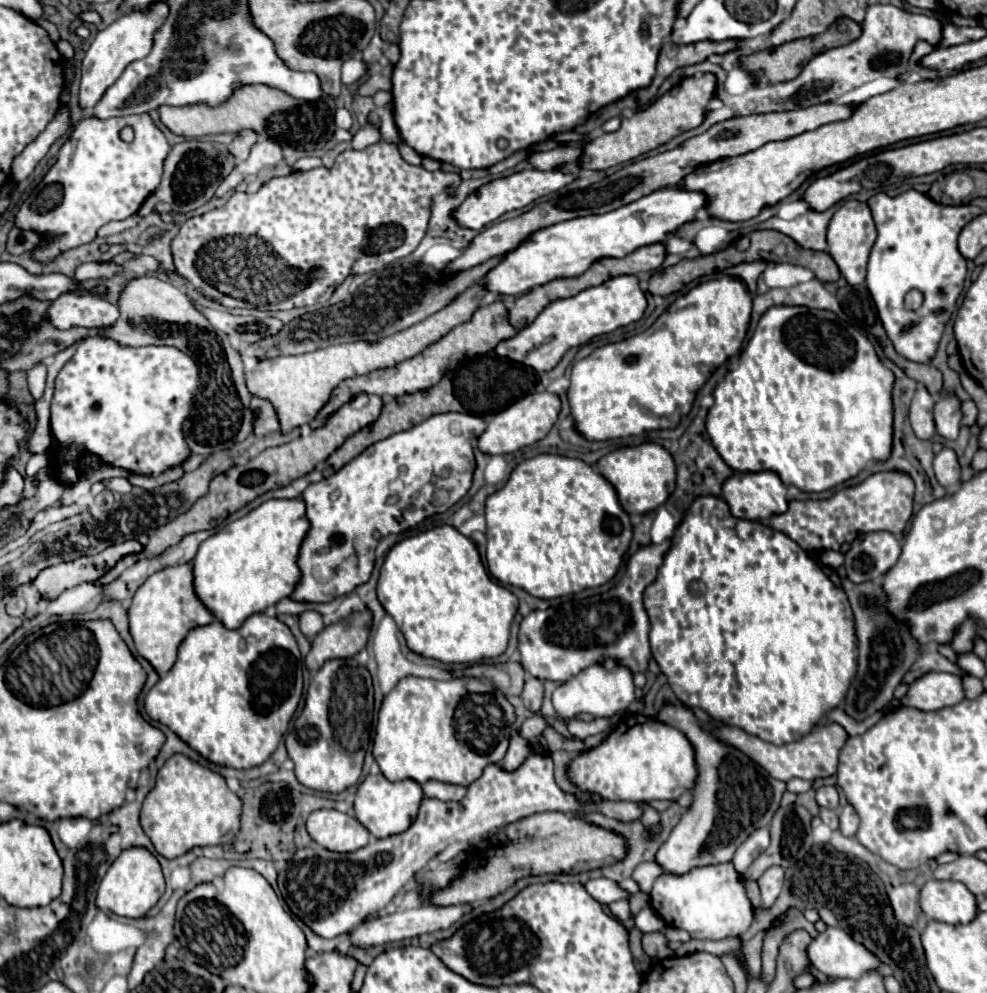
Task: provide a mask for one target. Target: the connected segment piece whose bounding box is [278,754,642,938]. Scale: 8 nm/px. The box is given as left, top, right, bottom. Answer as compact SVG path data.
M548 754L530 756L516 772L508 774L492 764L484 774L468 788L460 802L428 800L420 802L418 818L412 826L396 836L374 840L364 848L348 854L330 852L322 846L308 846L296 850L288 860L288 866L278 876L278 888L288 904L290 912L298 916L314 934L322 938L336 938L354 930L368 916L380 912L390 900L424 868L438 852L454 842L478 842L482 836L502 830L506 824L514 824L538 812L602 812L616 820L634 820L642 816L636 802L610 802L610 800L584 800L576 794L564 792L552 774L552 758Z

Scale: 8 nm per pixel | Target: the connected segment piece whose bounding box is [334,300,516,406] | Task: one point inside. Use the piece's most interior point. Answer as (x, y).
(423, 371)

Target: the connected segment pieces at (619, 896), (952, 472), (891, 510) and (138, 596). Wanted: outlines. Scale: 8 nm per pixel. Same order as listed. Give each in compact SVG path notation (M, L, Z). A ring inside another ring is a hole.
M608 878L590 880L584 888L586 888L586 892L588 892L594 900L598 900L600 904L606 904L606 906L612 904L612 902L616 902L616 900L626 900L626 898L628 898L628 894L622 892L622 890L618 888L618 884L612 882L612 880L608 880Z
M944 448L940 454L936 454L934 472L944 488L956 486L960 482L960 462L952 448Z
M878 472L854 488L844 488L828 500L792 500L788 512L772 516L768 524L790 536L806 552L840 550L844 542L852 542L858 534L886 530L892 534L904 532L912 518L914 482L904 472Z
M180 564L172 568L164 568L152 574L134 594L132 604L128 608L130 634L134 638L136 652L148 660L158 676L166 676L166 672L176 662L176 650L180 642L192 628L206 626L214 620L214 616L206 610L206 606L198 600L192 586L192 566Z

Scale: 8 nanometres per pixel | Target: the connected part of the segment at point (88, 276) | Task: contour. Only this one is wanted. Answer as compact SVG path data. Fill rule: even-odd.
M88 262L88 264L82 264L82 266L78 266L76 268L76 274L74 274L74 278L76 280L80 280L80 282L84 282L84 280L92 280L92 278L110 278L110 276L114 276L116 272L120 272L120 270L124 270L122 266L118 266L118 264L114 264L114 262L106 262L106 264L98 264L98 262Z

